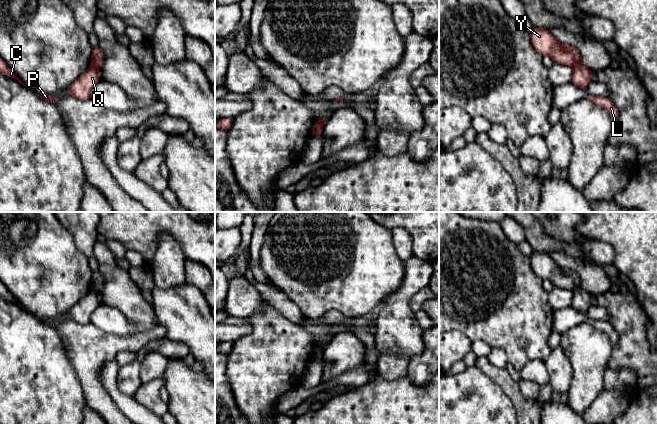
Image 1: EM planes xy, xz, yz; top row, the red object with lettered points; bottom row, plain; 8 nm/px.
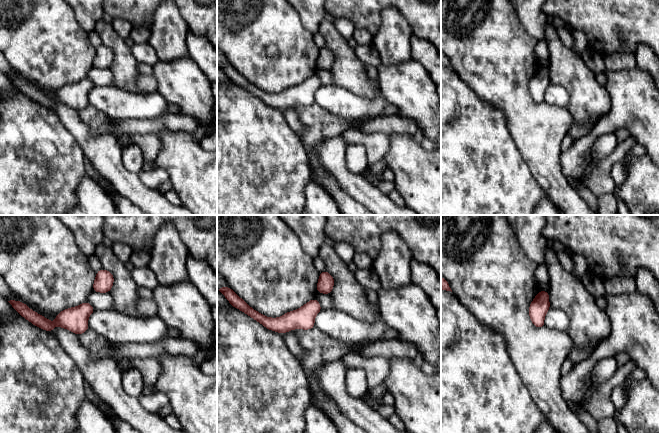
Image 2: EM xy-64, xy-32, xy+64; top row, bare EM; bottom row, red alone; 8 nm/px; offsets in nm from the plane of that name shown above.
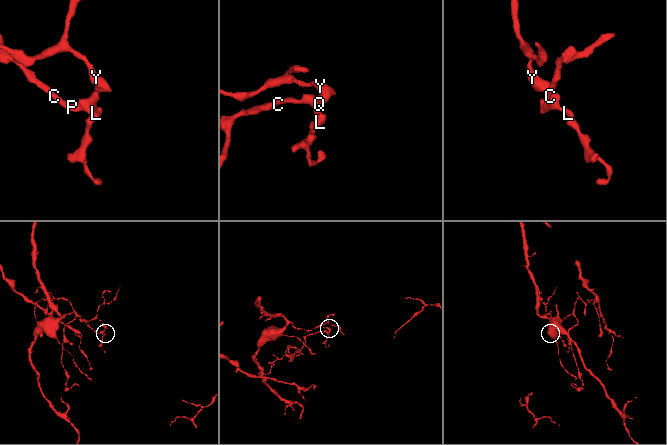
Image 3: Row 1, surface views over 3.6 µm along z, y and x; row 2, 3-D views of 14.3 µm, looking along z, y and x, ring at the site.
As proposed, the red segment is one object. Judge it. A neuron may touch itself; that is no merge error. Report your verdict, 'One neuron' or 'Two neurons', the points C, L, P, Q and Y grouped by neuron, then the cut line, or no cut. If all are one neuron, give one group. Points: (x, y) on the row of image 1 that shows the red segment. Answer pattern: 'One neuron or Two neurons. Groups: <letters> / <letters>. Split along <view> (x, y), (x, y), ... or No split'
Two neurons. Groups: C L P Q / Y. Split along xy (91, 63), (99, 68)

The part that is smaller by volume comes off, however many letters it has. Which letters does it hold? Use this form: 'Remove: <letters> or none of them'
Remove: C, L, P, Q

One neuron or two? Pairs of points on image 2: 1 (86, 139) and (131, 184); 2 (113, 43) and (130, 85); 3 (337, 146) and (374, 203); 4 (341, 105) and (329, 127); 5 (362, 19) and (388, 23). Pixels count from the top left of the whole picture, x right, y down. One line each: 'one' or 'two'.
1: one
2: one
3: one
4: two
5: two

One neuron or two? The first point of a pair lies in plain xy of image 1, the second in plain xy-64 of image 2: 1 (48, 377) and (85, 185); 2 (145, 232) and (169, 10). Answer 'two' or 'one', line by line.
1: two
2: two

